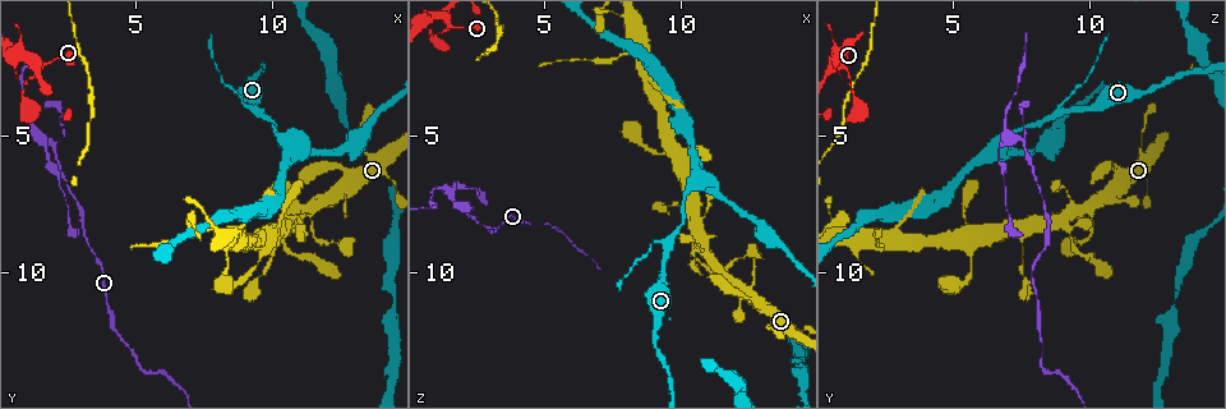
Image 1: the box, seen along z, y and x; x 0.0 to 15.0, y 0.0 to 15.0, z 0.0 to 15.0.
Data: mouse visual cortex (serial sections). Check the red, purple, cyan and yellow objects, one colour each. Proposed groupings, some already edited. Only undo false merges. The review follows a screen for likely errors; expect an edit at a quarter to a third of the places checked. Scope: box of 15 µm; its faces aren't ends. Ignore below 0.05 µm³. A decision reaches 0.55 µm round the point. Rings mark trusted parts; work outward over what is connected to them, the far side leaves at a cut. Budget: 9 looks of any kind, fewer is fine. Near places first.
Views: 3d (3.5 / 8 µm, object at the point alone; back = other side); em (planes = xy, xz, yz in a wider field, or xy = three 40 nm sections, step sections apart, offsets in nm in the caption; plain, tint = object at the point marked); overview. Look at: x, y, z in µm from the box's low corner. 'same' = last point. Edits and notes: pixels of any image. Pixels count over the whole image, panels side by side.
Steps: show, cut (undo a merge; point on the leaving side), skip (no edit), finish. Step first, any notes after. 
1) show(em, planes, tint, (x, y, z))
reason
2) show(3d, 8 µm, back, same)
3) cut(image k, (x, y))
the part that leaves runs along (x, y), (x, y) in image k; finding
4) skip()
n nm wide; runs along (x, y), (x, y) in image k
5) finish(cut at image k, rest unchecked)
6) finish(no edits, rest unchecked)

show(3d, 3.5 µm, (9.5, 4.1, 8.9))
a fork

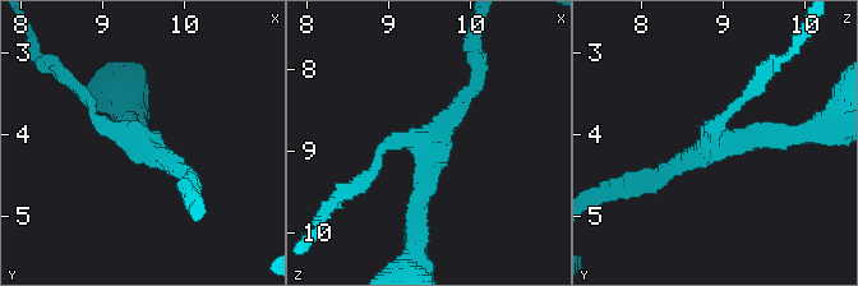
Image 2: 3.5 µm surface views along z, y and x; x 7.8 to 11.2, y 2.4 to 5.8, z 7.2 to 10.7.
show(em, xy, step 1, tint, (9.50, 4.10, 8.95))
3 arms; arms of 150, 200, 250 nm

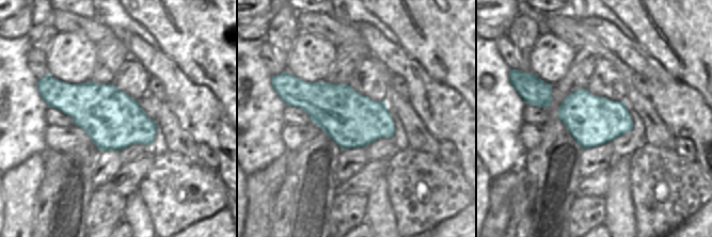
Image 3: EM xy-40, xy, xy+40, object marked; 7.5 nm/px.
show(em, xy, step 2, tint, same)

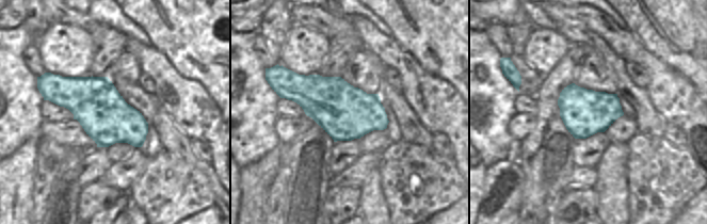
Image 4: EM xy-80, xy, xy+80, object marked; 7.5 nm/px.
skip()
420 nm wide; runs along (415, 225), (427, 143), (474, 87) in image 2; one cell here

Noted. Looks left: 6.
show(3d, 3.5 µm, back, (1.5, 5.1, 7.1))
arms part here

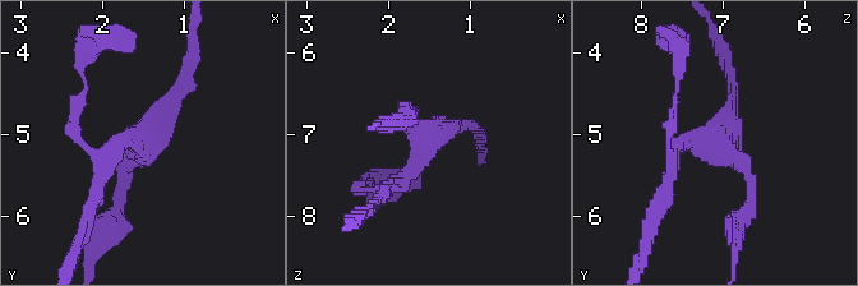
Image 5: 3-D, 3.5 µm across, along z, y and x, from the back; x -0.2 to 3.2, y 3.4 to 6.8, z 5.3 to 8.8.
show(em, xy, step 5, tint, (1.55, 5.05, 7.05))

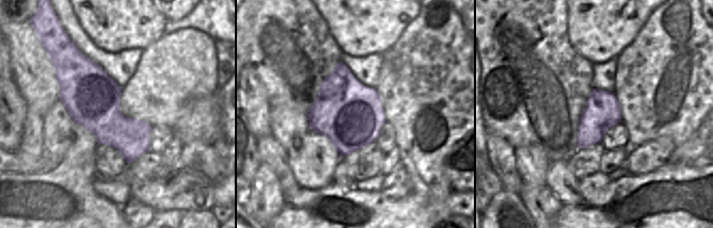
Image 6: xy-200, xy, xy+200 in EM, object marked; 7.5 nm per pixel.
skip()
3 arms; runs along (384, 188), (428, 139), (404, 106) in image 5; continuous, no second cell

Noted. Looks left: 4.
show(3d, 3.5 µm, back, (1.6, 2.4, 0.9))
thick turns thin

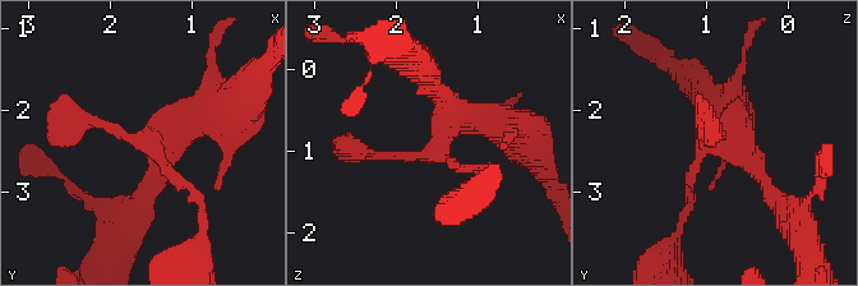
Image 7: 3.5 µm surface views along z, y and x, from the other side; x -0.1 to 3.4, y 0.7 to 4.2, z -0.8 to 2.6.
show(em, xy, step 2, tint, (1.50, 2.40, 0.95))
4 arms; arms of 100, 150, 250, 400 nm; now the EM

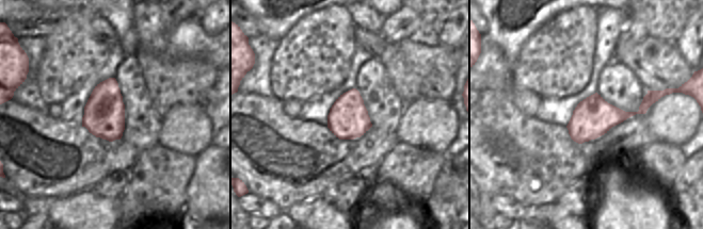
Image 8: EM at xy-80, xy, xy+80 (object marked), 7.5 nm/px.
skip()
runs along (358, 152), (424, 156), (451, 120), (498, 123) in image 7; one cell here

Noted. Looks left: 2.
show(3d, 3.5 µm, (13.2, 5.3, 11.9))
thick turns thin

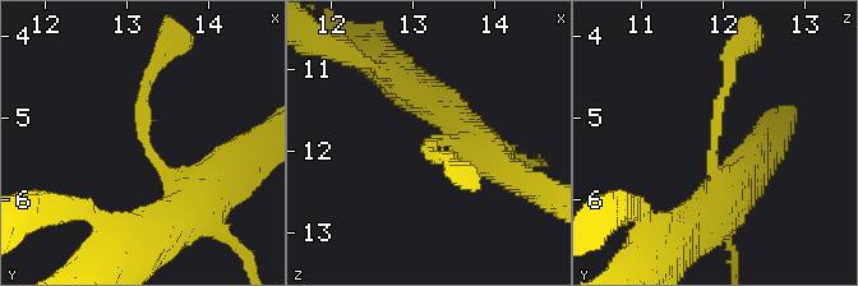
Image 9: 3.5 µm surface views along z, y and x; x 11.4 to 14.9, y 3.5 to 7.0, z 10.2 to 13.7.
show(em, planes, tint, (13.20, 5.30, 11.90))
arms of 150, 450 nm; need the tissue

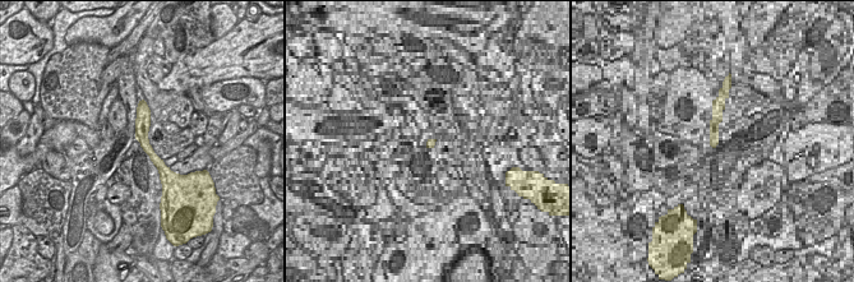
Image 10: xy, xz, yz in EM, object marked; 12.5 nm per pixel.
skip()
all the same cell

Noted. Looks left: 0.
finish(no edits, rest unchecked)

